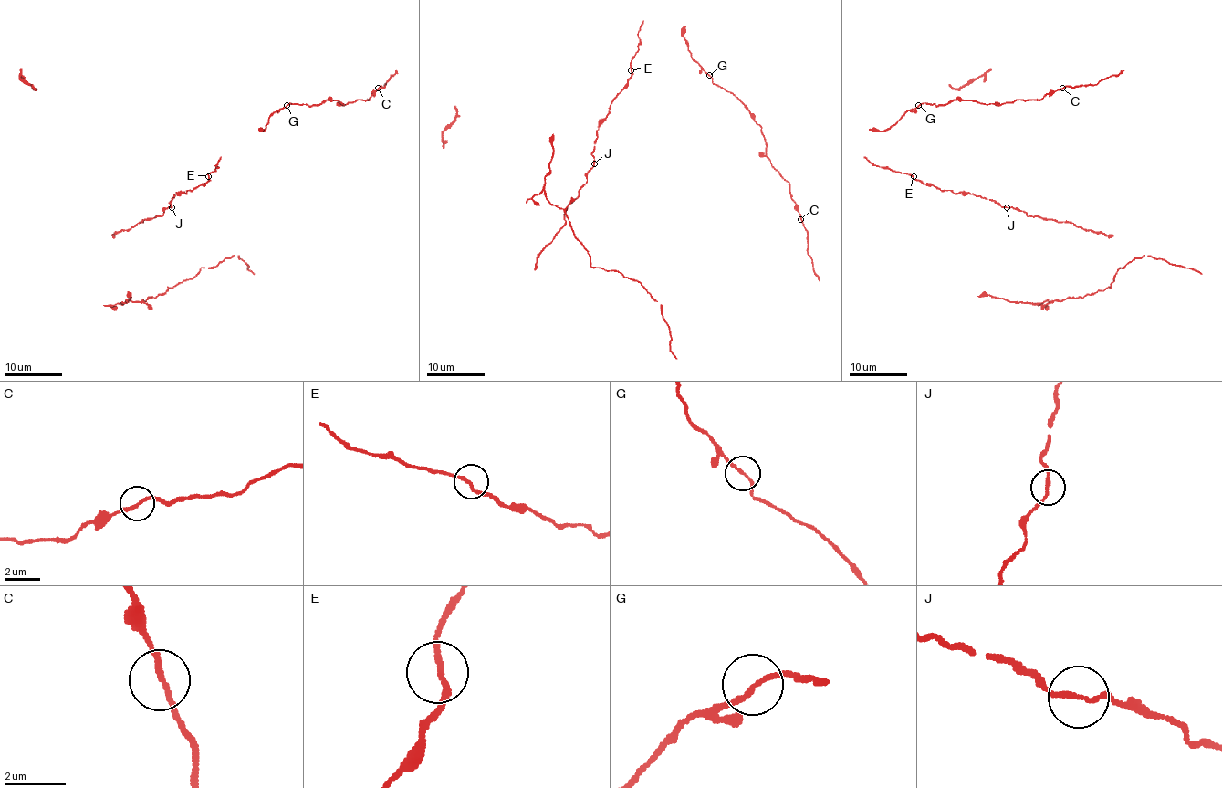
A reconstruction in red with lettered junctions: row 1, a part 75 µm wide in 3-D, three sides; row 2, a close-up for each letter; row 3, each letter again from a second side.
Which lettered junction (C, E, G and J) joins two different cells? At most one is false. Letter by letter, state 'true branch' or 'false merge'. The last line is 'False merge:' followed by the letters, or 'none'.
C: true branch
E: true branch
G: true branch
J: true branch
False merge: none

